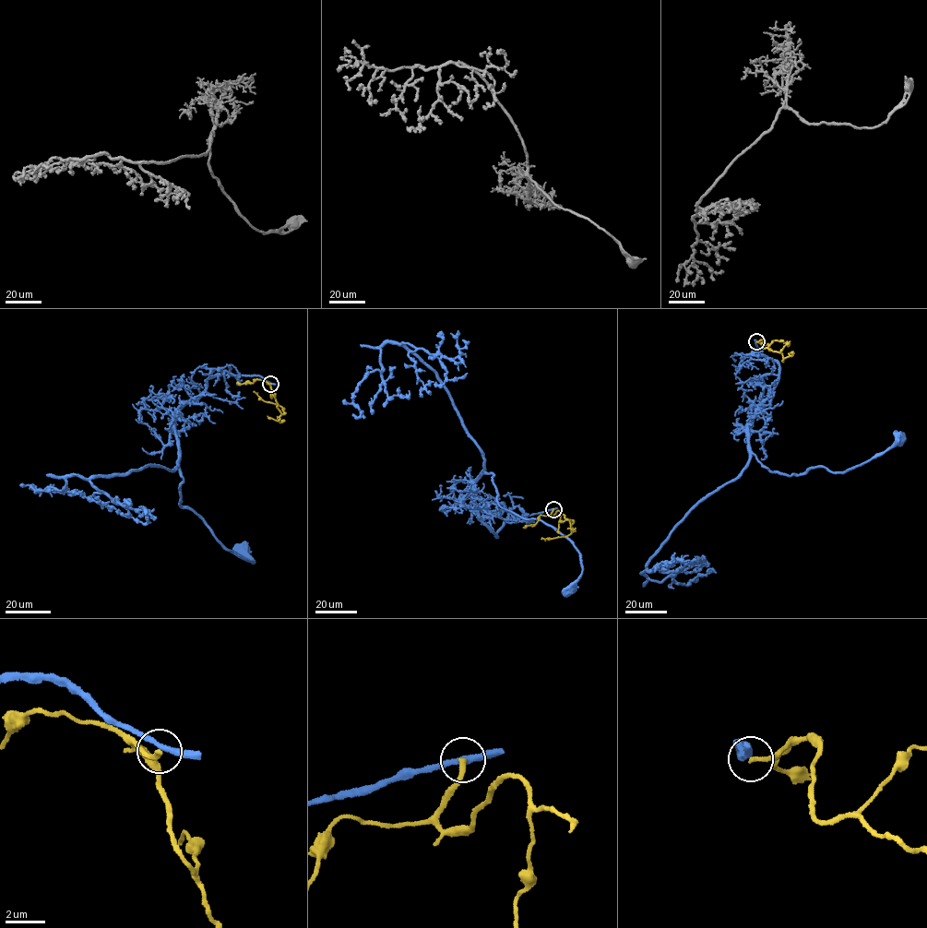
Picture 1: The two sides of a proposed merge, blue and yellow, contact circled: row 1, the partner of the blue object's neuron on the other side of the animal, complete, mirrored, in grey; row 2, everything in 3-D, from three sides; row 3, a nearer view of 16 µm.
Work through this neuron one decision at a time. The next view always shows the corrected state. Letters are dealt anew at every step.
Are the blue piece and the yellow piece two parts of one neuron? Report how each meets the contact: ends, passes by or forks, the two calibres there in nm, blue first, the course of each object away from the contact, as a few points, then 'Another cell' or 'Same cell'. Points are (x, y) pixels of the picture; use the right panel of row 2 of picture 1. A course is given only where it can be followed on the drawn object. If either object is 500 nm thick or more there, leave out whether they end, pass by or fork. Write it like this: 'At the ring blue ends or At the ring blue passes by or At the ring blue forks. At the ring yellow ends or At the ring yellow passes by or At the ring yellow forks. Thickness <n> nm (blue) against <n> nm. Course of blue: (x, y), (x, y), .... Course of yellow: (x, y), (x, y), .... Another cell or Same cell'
At the ring blue passes by. At the ring yellow ends. Thickness 280 nm (blue) against 240 nm. Course of blue: (755, 341), (736, 376), (778, 377), (749, 422), (761, 465), (790, 476), (844, 471), (899, 438). Course of yellow: (756, 341), (762, 339), (763, 348), (779, 352), (790, 341), (790, 345), (785, 343). Another cell

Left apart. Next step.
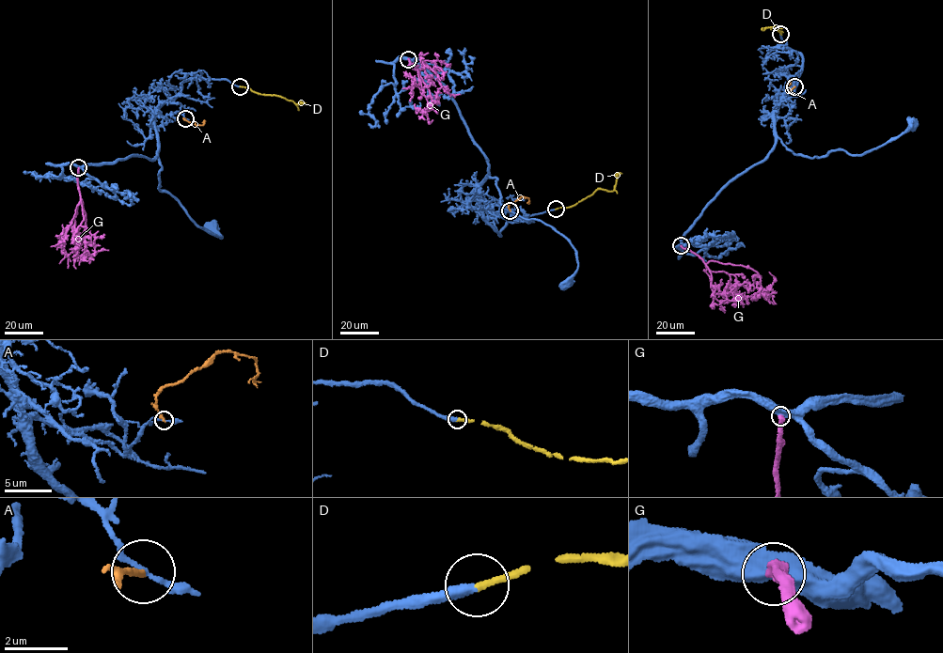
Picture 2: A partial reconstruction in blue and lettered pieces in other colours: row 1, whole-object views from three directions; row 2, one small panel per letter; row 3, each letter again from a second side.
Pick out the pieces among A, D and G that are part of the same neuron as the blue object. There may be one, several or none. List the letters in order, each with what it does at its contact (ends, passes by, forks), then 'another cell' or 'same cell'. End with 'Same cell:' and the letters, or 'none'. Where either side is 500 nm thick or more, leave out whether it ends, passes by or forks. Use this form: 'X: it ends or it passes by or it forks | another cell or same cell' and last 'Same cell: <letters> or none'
A: it ends | another cell
D: it ends | same cell
G: another cell
Same cell: D

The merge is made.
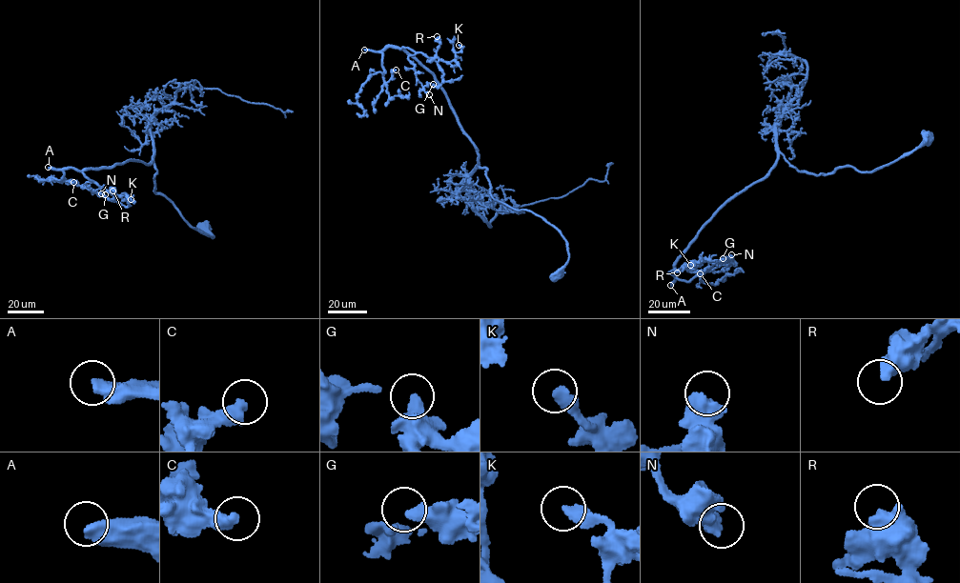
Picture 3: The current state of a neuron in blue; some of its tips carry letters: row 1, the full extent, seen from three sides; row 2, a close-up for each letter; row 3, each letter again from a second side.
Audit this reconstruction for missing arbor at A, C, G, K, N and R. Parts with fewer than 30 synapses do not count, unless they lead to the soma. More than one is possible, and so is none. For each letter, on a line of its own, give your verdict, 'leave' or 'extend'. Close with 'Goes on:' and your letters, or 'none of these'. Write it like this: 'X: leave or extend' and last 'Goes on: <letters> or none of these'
A: extend
C: leave
G: leave
K: leave
N: leave
R: leave
Goes on: A

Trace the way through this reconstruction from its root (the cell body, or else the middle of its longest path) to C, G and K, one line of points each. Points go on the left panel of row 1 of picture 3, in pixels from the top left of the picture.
C: (204, 228), (214, 236), (154, 192), (154, 152), (148, 164), (64, 170), (62, 179), (73, 182)
G: (204, 228), (214, 236), (154, 192), (154, 152), (148, 164), (84, 170), (114, 200), (105, 194)
K: (204, 228), (214, 236), (154, 192), (154, 152), (148, 164), (82, 171), (131, 199)

